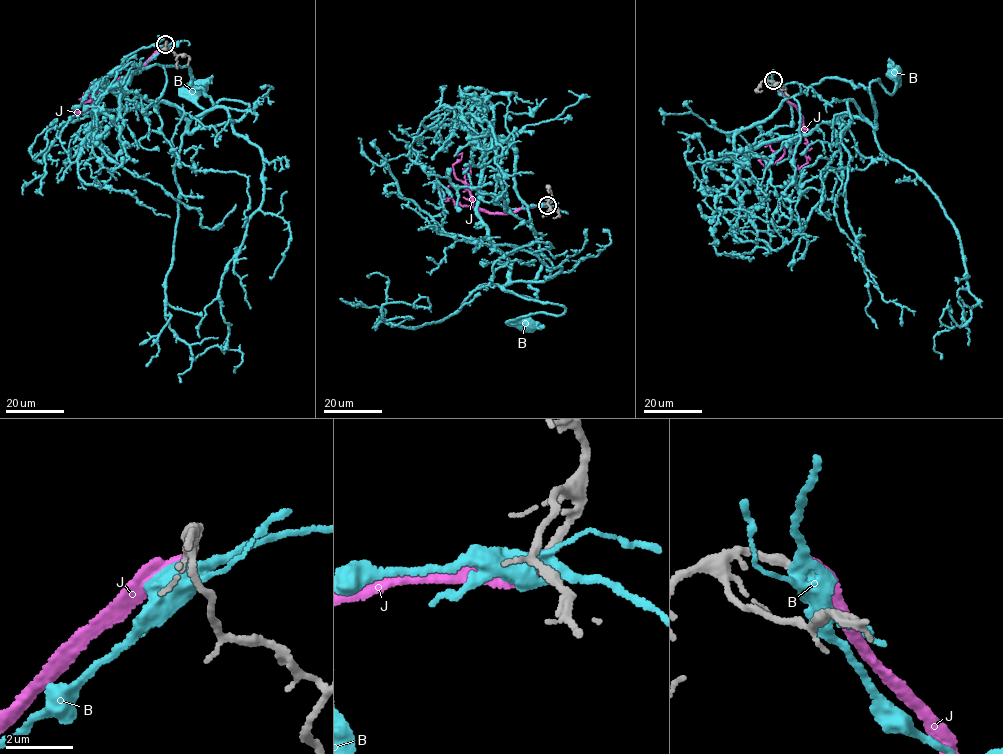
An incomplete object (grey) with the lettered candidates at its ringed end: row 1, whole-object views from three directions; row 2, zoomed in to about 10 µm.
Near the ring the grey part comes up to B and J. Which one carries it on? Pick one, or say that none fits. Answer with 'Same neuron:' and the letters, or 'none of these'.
Same neuron: none of these

